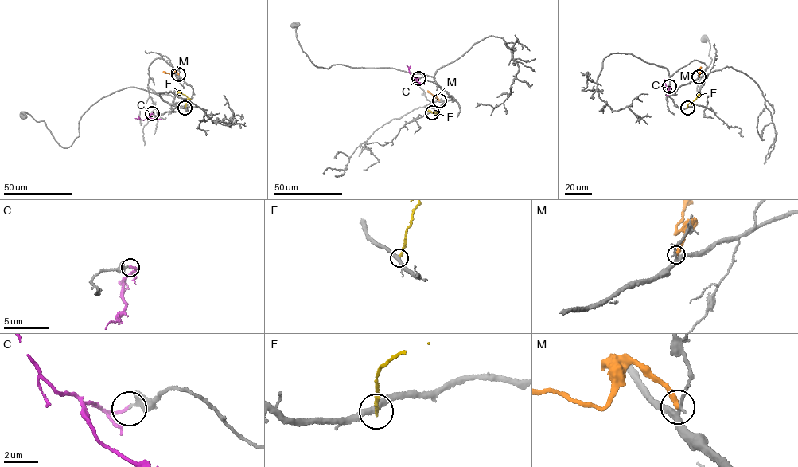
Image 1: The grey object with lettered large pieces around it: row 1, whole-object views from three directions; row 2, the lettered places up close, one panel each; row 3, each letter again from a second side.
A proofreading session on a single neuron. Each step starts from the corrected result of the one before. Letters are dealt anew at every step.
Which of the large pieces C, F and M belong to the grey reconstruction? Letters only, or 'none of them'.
C

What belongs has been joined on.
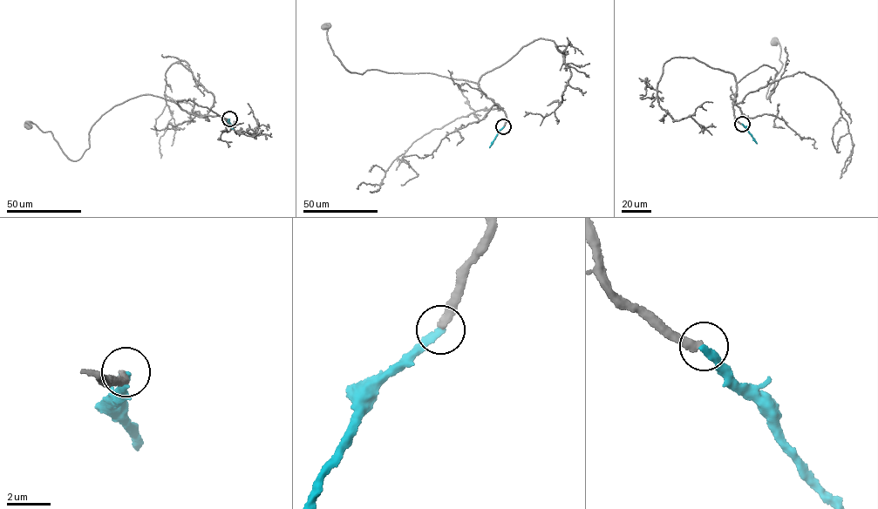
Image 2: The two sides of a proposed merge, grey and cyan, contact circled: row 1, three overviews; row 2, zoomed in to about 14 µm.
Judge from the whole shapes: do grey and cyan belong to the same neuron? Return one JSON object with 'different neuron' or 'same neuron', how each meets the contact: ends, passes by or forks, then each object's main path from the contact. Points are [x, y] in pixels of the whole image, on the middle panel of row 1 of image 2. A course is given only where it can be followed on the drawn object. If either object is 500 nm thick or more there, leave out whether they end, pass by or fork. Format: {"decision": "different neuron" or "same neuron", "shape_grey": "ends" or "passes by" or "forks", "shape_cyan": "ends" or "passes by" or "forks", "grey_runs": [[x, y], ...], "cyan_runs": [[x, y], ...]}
{"decision": "same neuron", "shape_grey": "ends", "shape_cyan": "ends", "grey_runs": [[503, 126], [504, 111], [478, 84], [432, 73], [348, 71], [334, 54], [325, 25]], "cyan_runs": [[503, 126], [489, 147]]}

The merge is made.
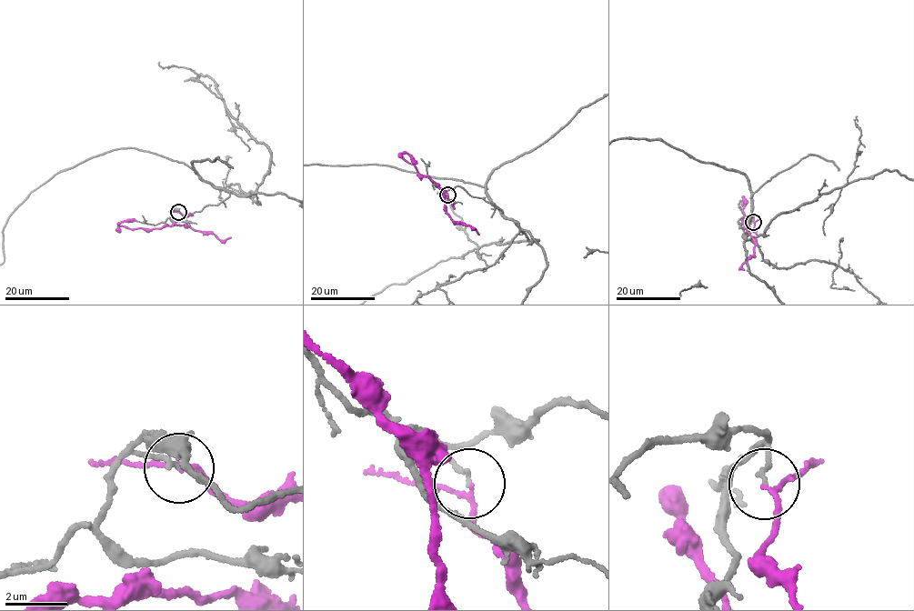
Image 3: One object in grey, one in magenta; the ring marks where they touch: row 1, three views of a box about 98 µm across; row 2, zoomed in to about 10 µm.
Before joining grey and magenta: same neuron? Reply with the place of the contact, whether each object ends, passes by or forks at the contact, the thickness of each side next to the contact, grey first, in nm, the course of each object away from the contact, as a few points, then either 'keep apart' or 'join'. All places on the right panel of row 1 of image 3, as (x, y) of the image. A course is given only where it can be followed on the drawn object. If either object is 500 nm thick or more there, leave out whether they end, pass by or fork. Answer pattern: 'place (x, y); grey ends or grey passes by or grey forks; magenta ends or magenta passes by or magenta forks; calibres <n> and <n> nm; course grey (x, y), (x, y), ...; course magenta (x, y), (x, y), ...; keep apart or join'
place (753, 222); grey ends; magenta passes by; calibres 120 and 120 nm; course magenta (753, 222), (753, 236), (748, 235), (742, 223), (745, 218), (742, 210), (746, 205), (743, 197), (745, 203); keep apart

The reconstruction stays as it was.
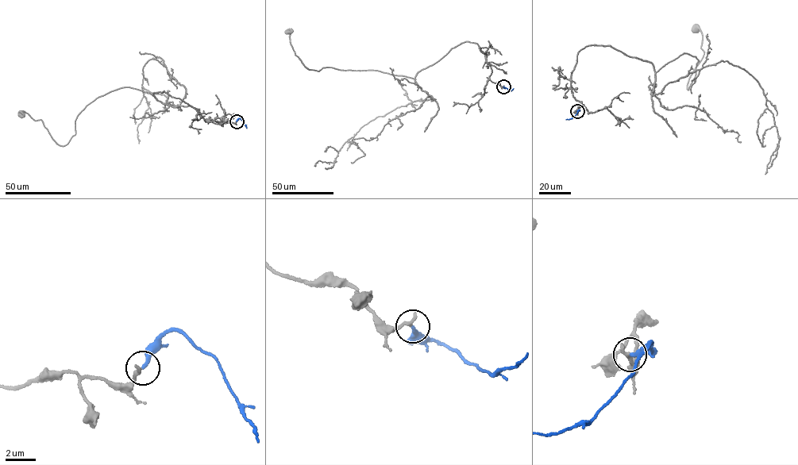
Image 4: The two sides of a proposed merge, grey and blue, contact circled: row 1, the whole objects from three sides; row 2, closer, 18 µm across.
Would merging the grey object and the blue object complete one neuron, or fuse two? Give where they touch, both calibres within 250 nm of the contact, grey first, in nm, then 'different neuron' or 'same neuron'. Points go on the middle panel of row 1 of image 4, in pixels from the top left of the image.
(503, 86) | 280/240 nm | same neuron

